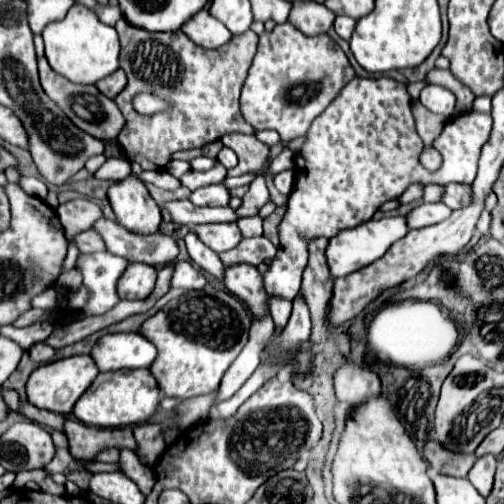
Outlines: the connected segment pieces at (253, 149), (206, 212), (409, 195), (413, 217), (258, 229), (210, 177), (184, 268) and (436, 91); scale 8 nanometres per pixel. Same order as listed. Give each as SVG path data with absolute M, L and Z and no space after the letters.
M228 133L222 137L222 143L230 147L240 159L240 163L228 171L228 177L242 175L242 173L260 173L268 157L268 147L262 141L258 141L254 135Z
M168 201L162 205L172 217L174 223L196 227L202 223L230 223L236 221L230 207L196 207L190 201Z
M412 185L412 187L408 187L408 189L398 197L398 203L400 203L400 205L412 203L412 201L420 199L420 193L422 193L422 187L420 187L420 185Z
M426 203L416 207L414 211L408 213L408 221L410 221L410 229L420 229L420 227L428 227L428 225L436 225L444 219L450 217L450 209L442 203Z
M252 215L252 217L244 217L236 221L238 227L242 229L244 237L256 237L262 235L262 217L260 215Z
M216 161L216 165L214 165L210 171L198 173L198 181L200 181L200 185L186 185L186 187L188 187L190 191L194 191L194 189L198 189L198 187L204 187L204 185L220 183L224 177L226 177L226 167L224 167L220 161Z
M178 261L176 271L172 275L172 287L180 289L204 289L206 277L190 263L190 261Z
M426 85L420 93L420 101L432 113L454 113L456 107L456 97L452 95L452 91L440 85Z

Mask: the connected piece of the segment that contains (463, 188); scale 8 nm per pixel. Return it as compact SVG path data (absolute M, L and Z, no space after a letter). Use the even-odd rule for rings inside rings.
M462 183L444 185L442 203L446 203L450 209L460 209L462 205L466 205L466 201L470 201L470 185Z

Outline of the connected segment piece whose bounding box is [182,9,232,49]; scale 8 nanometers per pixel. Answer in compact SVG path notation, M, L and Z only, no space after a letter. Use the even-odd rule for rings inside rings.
M206 9L202 13L198 13L198 17L194 17L194 21L188 21L182 27L182 31L204 49L218 49L232 39L232 35L224 27L224 23L214 19Z

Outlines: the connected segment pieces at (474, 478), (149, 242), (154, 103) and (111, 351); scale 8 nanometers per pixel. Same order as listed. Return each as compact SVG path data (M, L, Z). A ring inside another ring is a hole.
M484 455L474 463L474 467L468 473L468 481L478 489L478 493L482 497L488 497L490 491L492 491L494 471L496 471L496 457L494 455Z
M104 217L98 219L92 227L104 239L110 253L126 257L132 263L140 261L148 265L166 265L170 261L176 261L178 245L168 235L156 233L154 237L138 237L136 233L122 229L116 221Z
M138 93L133 100L134 109L142 115L152 115L152 113L160 113L164 109L168 109L168 101L164 101L162 97L154 95L154 93Z
M108 333L94 345L90 355L100 371L118 371L150 367L158 351L142 333Z

